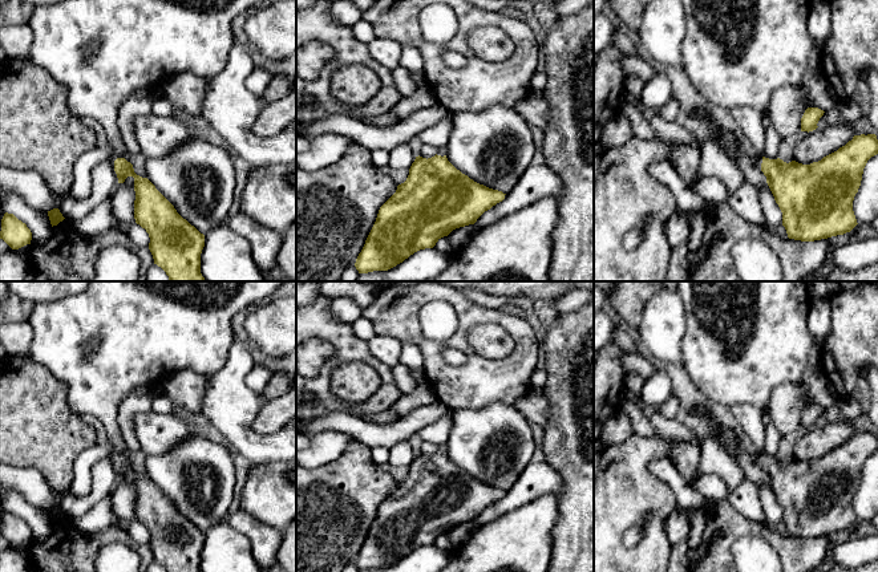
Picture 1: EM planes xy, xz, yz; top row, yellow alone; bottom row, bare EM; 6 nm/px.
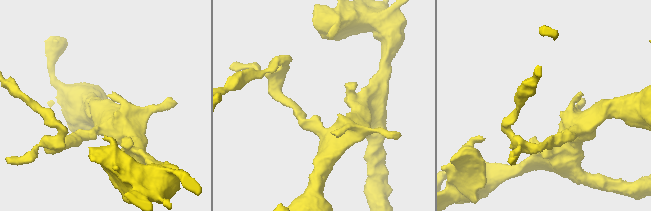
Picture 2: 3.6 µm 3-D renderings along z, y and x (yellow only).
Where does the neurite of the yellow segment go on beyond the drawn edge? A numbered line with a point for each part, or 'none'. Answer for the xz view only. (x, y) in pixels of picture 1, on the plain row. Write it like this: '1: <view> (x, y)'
none

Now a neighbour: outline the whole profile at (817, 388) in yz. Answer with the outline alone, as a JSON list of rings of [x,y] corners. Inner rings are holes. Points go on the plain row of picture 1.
[[[813,342],[810,346],[808,364],[801,384],[808,395],[808,405],[818,405],[824,409],[829,409],[837,405],[838,395],[832,388],[829,380],[824,374],[818,376],[816,373],[820,362],[821,350],[817,344]]]

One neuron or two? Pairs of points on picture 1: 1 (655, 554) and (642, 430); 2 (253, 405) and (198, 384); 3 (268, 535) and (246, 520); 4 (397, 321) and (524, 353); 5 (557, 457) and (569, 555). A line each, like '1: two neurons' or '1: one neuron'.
1: two neurons
2: two neurons
3: one neuron
4: one neuron
5: one neuron

